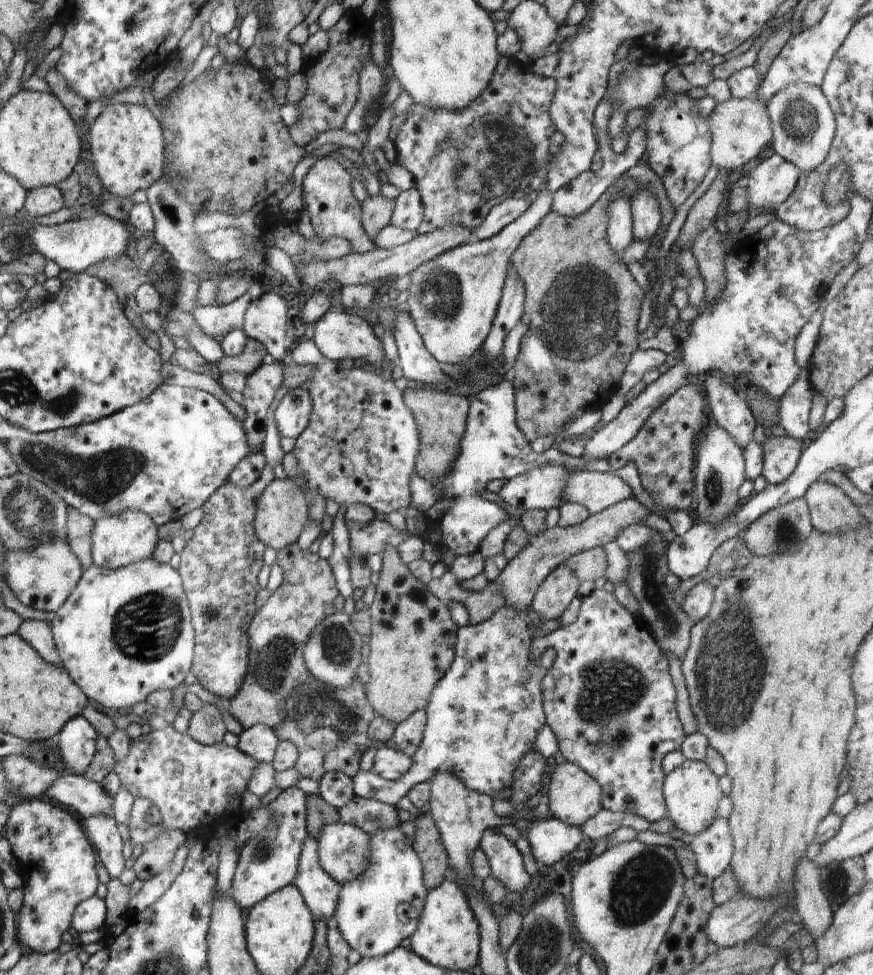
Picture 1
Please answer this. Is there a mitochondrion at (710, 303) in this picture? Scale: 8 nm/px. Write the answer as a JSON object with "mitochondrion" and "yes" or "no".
{"mitochondrion":"no"}

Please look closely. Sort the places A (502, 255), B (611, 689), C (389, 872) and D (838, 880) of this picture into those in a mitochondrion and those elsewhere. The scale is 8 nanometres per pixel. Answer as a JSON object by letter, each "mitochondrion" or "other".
{"A":"other","B":"mitochondrion","C":"other","D":"mitochondrion"}

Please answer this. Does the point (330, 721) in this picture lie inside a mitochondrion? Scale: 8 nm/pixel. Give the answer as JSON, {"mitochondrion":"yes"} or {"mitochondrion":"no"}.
{"mitochondrion":"yes"}

